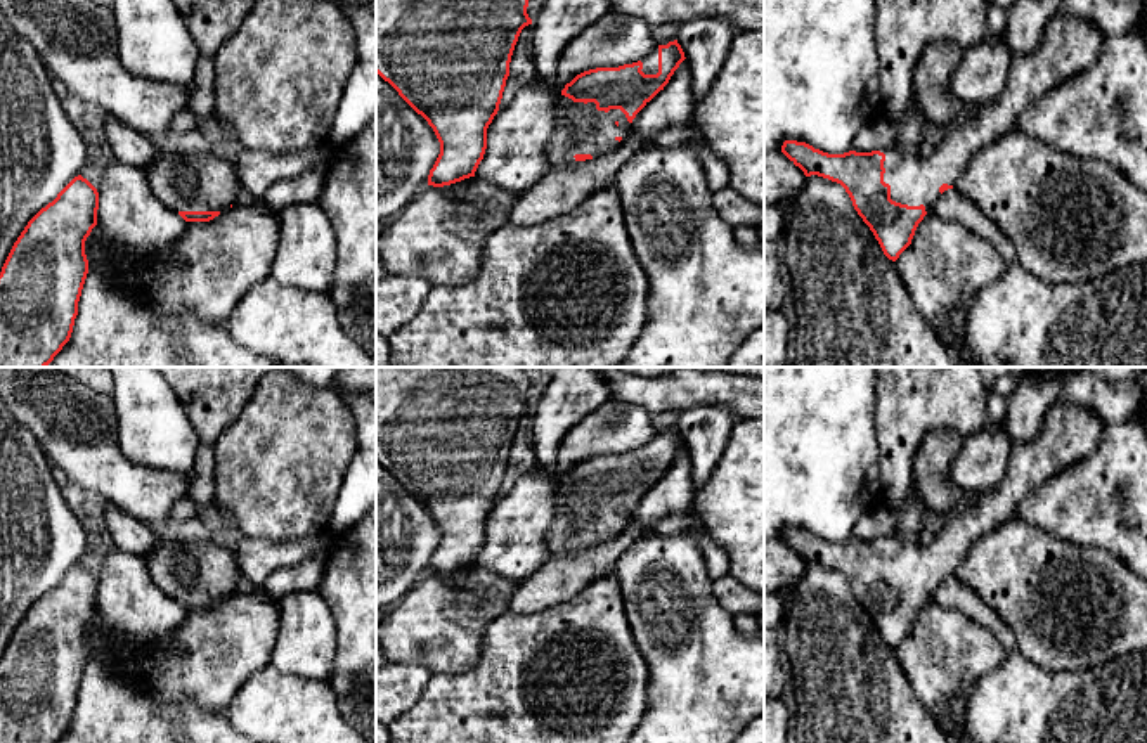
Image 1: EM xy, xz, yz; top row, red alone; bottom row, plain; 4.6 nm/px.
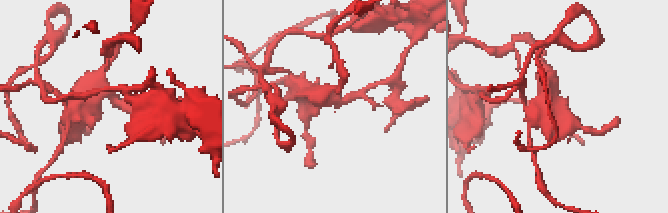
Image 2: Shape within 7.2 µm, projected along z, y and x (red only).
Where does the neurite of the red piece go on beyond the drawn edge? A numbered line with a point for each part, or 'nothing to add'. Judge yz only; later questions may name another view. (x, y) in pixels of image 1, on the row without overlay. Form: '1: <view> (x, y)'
1: yz (1068, 433)

